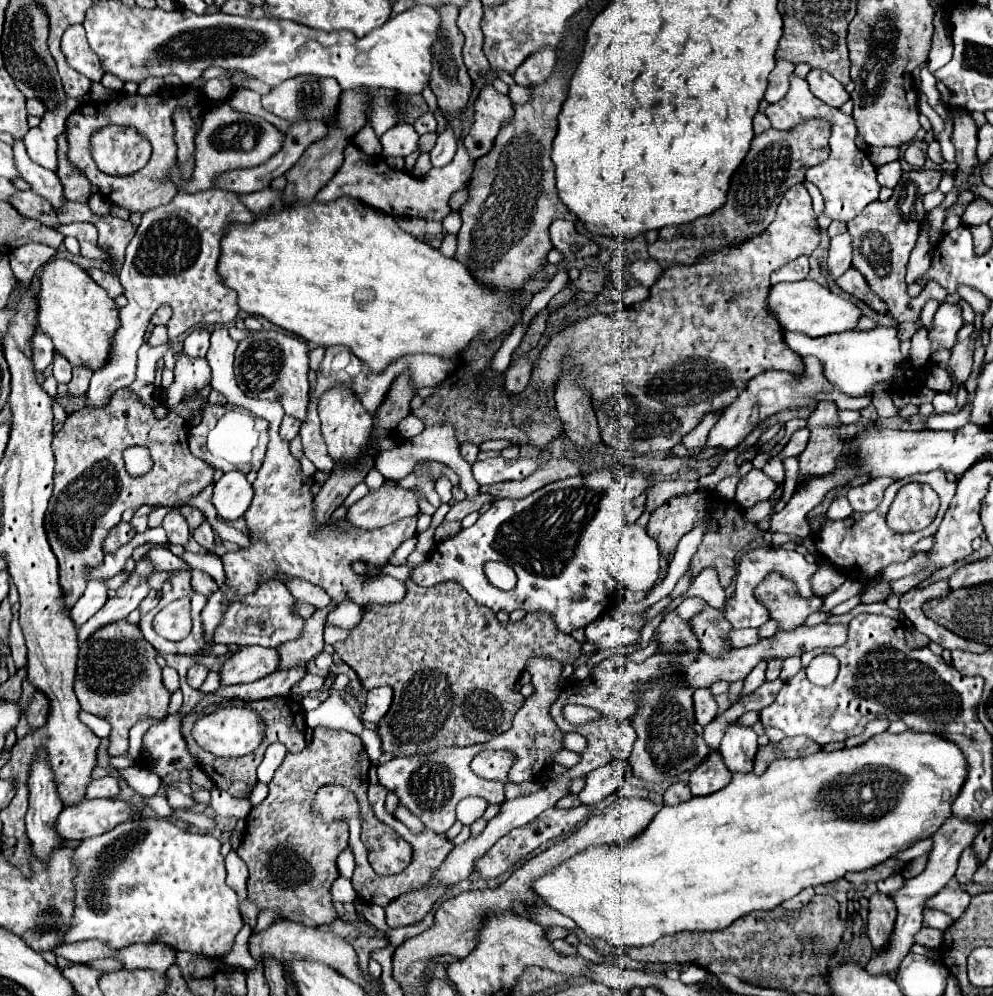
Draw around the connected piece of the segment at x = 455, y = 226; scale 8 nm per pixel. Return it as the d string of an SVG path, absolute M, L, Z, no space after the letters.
M449 212L449 214L443 218L443 230L457 234L459 228L461 228L461 216L459 216L459 212Z

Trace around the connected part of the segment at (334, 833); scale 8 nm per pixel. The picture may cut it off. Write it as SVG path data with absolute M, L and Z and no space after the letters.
M315 728L313 740L297 754L285 756L269 782L269 796L255 806L247 816L243 844L237 854L249 866L247 892L257 910L277 910L281 920L293 920L305 926L331 924L337 912L331 902L331 884L339 878L335 860L348 846L346 822L323 824L311 814L315 792L325 784L339 784L357 796L361 804L362 841L368 850L368 860L377 874L399 874L411 862L411 846L405 844L393 828L375 818L367 800L367 772L371 760L359 736L345 730Z

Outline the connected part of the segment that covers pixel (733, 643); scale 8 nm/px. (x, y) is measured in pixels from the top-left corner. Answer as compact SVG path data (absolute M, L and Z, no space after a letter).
M747 628L747 630L731 630L727 640L729 640L731 648L743 648L743 646L751 646L751 644L759 642L759 636L757 636L755 628Z

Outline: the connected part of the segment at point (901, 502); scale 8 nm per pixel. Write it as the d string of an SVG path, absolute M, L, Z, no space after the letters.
M910 482L899 489L886 516L886 522L899 532L923 530L939 510L939 496L927 484Z

